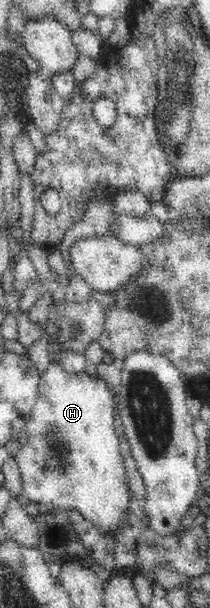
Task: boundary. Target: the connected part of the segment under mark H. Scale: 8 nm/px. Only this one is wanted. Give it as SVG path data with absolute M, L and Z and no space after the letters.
M51 362L39 375L37 397L28 421L19 435L20 449L16 453L22 477L23 498L34 501L42 509L58 507L76 511L104 538L123 536L130 508L130 481L124 467L120 437L116 437L116 415L119 409L116 391L96 375L68 372Z

